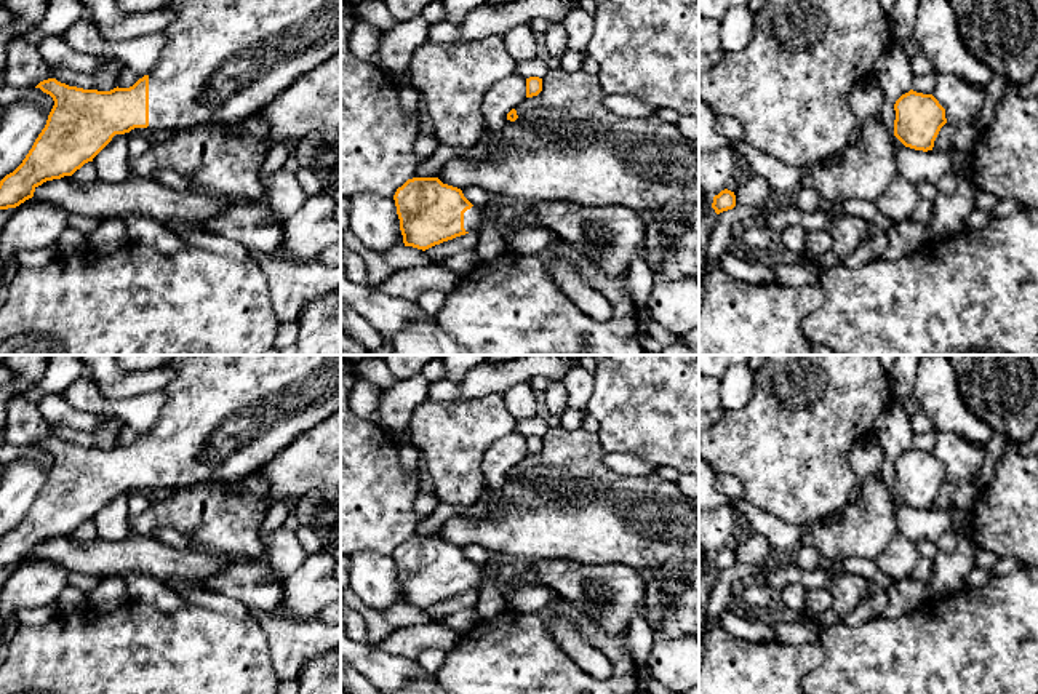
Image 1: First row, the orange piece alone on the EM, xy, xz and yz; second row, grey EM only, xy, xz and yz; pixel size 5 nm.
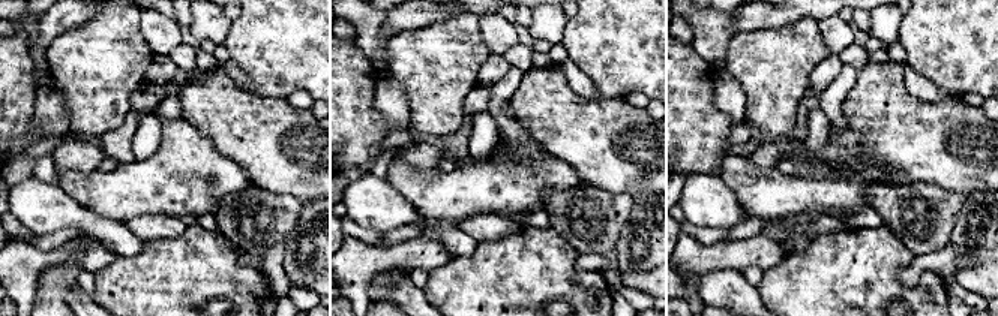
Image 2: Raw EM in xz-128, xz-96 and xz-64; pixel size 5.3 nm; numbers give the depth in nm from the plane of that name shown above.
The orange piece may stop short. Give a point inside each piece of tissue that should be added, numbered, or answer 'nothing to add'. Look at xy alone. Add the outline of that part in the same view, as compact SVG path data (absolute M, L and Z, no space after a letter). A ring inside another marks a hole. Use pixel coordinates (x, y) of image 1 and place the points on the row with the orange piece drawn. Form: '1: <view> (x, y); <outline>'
1: xy (223, 61); M170 0L166 8L173 19L149 74L149 126L130 133L240 123L341 51L341 0Z

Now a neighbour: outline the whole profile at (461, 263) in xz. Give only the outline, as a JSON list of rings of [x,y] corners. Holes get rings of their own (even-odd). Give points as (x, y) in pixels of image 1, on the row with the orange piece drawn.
[[[472,249],[472,251],[464,251],[464,253],[457,253],[449,257],[445,257],[438,261],[438,264],[445,265],[446,269],[453,270],[461,277],[470,272],[475,265],[478,265],[480,261],[481,259],[477,249]]]

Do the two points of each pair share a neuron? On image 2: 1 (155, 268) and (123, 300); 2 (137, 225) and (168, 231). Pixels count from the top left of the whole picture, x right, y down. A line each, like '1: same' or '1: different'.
1: same
2: same

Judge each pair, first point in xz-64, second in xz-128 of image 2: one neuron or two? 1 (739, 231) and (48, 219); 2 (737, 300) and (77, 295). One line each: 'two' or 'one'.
1: two
2: one

